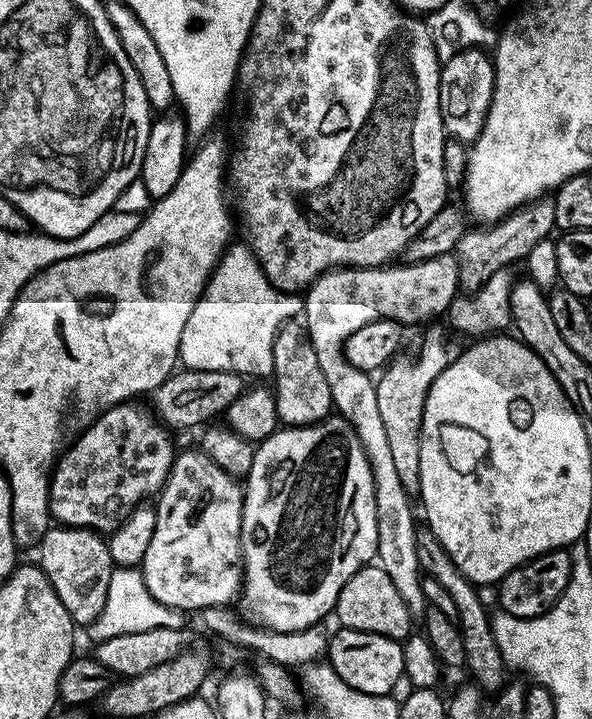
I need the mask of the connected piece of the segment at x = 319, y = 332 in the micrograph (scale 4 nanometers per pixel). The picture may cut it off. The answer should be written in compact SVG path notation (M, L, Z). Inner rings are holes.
M449 254L446 256L439 256L438 258L430 258L426 262L418 262L417 264L410 264L407 262L401 264L398 268L396 266L381 266L378 268L349 268L341 266L334 268L330 272L325 272L323 276L318 277L315 282L310 285L306 292L306 299L304 300L304 310L302 313L303 323L308 329L308 337L312 340L314 346L314 354L318 354L318 363L322 365L322 374L326 374L326 383L330 386L330 394L332 395L332 407L339 415L350 422L350 426L356 431L357 438L362 442L362 446L368 455L368 461L372 467L374 474L374 502L376 503L376 521L378 522L378 546L376 547L376 560L378 567L386 570L386 574L390 574L390 582L394 582L394 586L398 589L398 594L402 594L402 602L406 602L406 610L410 610L410 614L414 618L423 617L426 611L426 601L423 596L423 582L422 582L422 569L418 562L418 546L416 545L416 533L418 525L416 525L416 516L412 513L412 500L413 497L402 486L402 481L398 479L398 469L394 466L394 458L390 455L390 445L386 443L386 429L382 422L382 417L378 411L378 394L376 393L376 386L373 377L369 373L358 370L354 366L350 366L350 362L344 356L344 343L346 338L350 338L350 334L354 334L354 330L362 330L362 326L366 326L375 320L394 320L398 321L403 326L410 326L415 320L428 320L431 316L436 316L439 312L442 314L447 313L453 307L453 301L458 296L458 289L460 288L460 275L458 274L458 266L456 265L455 255Z

